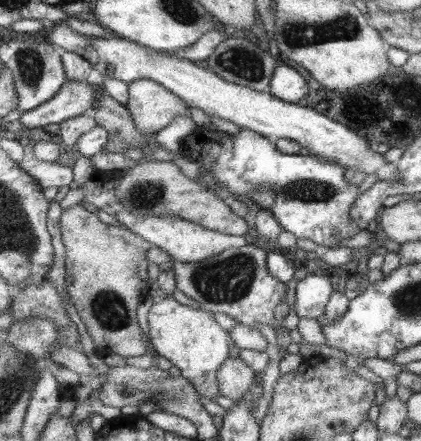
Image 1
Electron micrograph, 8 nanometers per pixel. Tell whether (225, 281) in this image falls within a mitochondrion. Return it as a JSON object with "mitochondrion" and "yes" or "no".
{"mitochondrion":"yes"}

